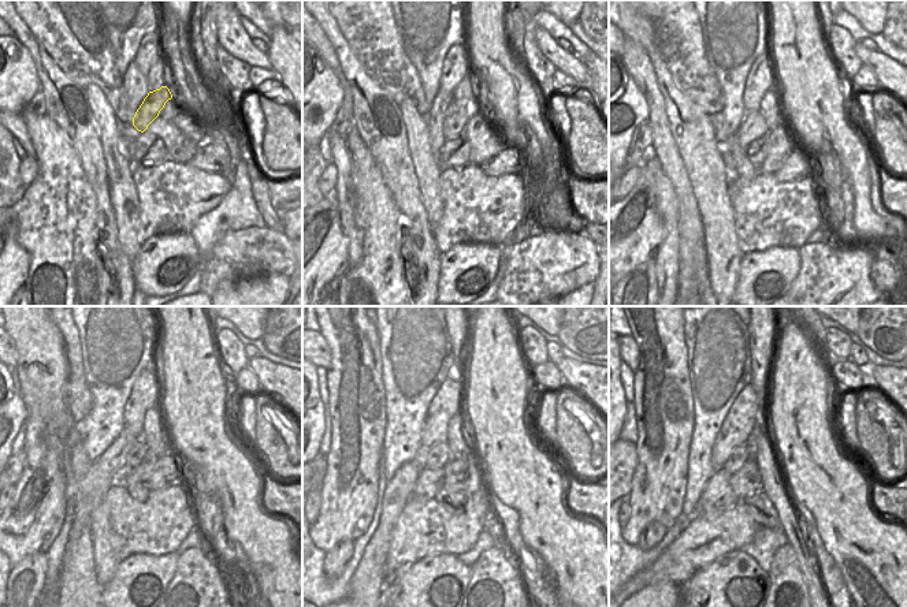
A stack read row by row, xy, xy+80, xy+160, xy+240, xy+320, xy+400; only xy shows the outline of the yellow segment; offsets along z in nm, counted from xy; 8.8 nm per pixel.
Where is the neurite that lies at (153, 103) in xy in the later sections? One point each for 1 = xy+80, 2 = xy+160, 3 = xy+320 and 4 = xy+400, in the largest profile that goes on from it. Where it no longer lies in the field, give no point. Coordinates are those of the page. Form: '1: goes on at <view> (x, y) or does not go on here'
1: goes on at xy+80 (454, 120)
2: goes on at xy+160 (753, 126)
3: goes on at xy+320 (367, 581)
4: goes on at xy+400 (662, 584)

